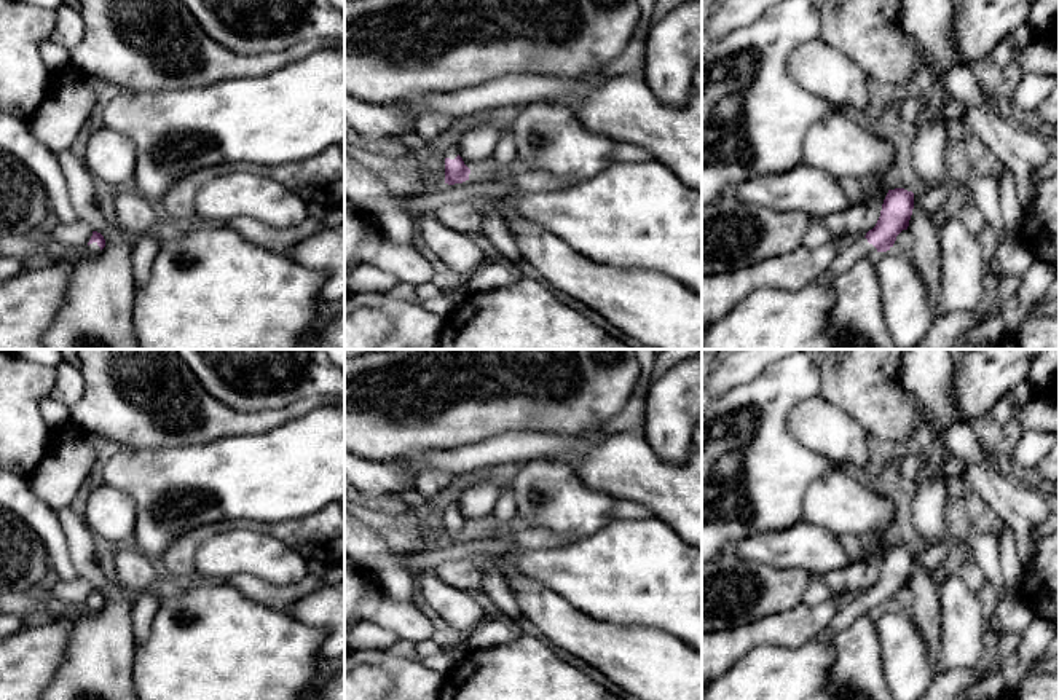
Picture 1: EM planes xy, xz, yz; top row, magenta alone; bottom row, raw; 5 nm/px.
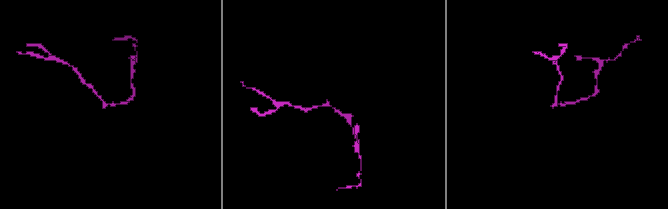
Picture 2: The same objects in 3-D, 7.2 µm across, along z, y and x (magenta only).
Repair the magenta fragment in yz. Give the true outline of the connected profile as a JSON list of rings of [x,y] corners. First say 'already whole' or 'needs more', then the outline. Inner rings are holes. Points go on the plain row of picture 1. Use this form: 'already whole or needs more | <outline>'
needs more | [[[904,545],[888,547],[880,574],[864,595],[839,609],[828,628],[801,647],[759,646],[742,657],[724,674],[707,682],[702,700],[833,700],[828,687],[829,671],[836,660],[833,639],[847,630],[860,615],[876,614],[893,604],[896,593],[907,587],[914,566],[914,550]]]

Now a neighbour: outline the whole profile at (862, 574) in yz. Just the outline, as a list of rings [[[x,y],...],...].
[[[869,534],[871,545],[864,549],[864,558],[853,561],[844,569],[836,569],[818,576],[825,582],[833,595],[842,595],[848,592],[866,593],[872,587],[880,574],[882,561],[887,553],[885,534]]]

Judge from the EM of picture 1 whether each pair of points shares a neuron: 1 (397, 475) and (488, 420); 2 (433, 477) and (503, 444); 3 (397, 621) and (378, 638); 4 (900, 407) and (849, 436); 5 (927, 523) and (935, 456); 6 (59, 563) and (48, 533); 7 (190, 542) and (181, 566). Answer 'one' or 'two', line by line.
1: two
2: two
3: two
4: two
5: one
6: one
7: one

